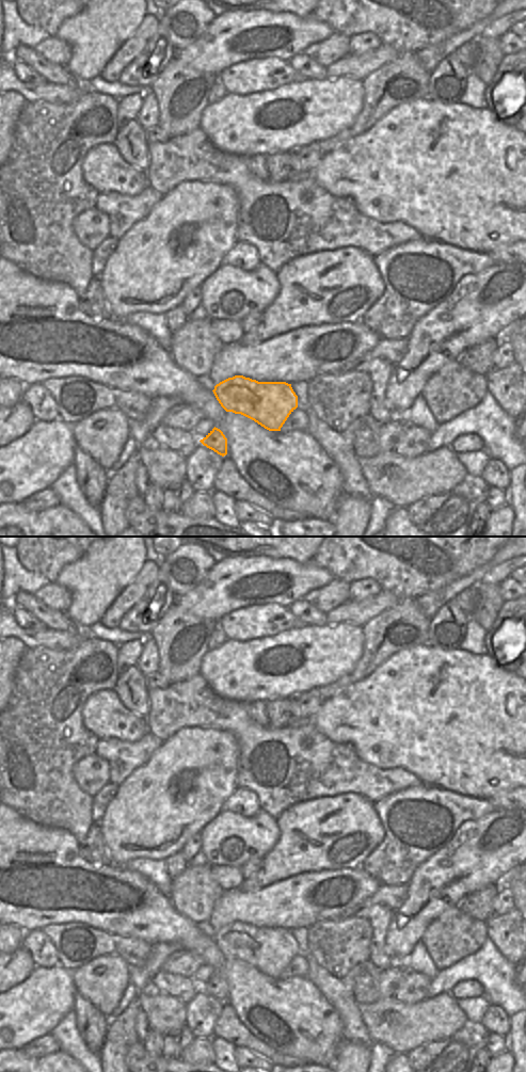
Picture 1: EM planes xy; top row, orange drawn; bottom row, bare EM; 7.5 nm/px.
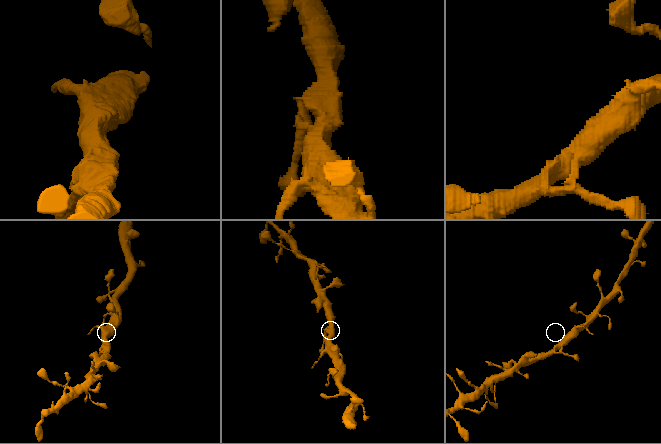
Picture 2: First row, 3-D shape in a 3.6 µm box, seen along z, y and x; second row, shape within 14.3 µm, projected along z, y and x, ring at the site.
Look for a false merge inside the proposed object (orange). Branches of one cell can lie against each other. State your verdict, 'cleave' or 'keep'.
keep

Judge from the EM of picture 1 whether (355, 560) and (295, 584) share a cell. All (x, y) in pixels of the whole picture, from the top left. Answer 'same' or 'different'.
different

